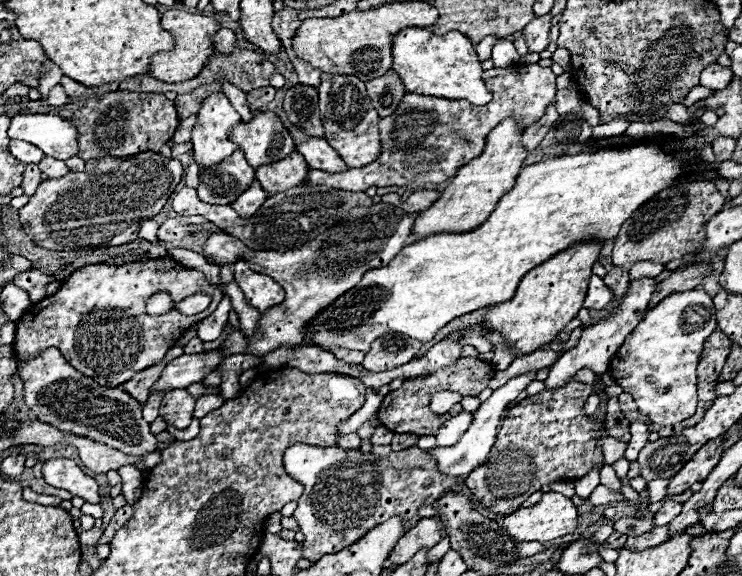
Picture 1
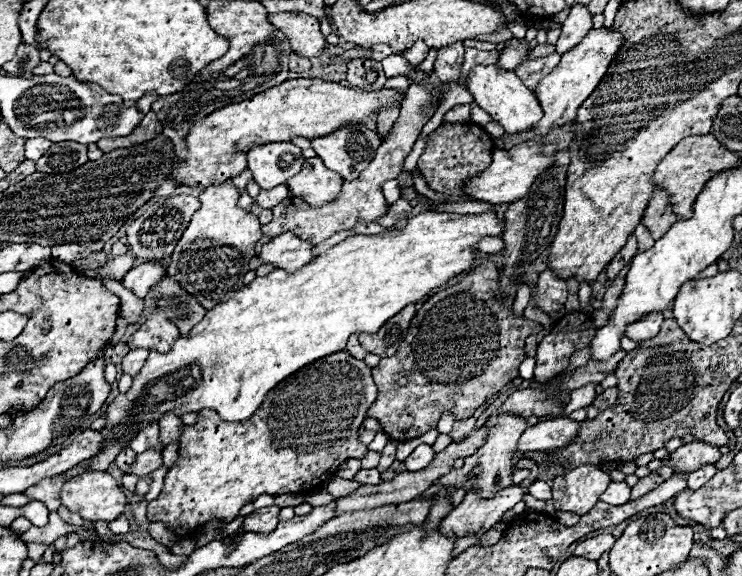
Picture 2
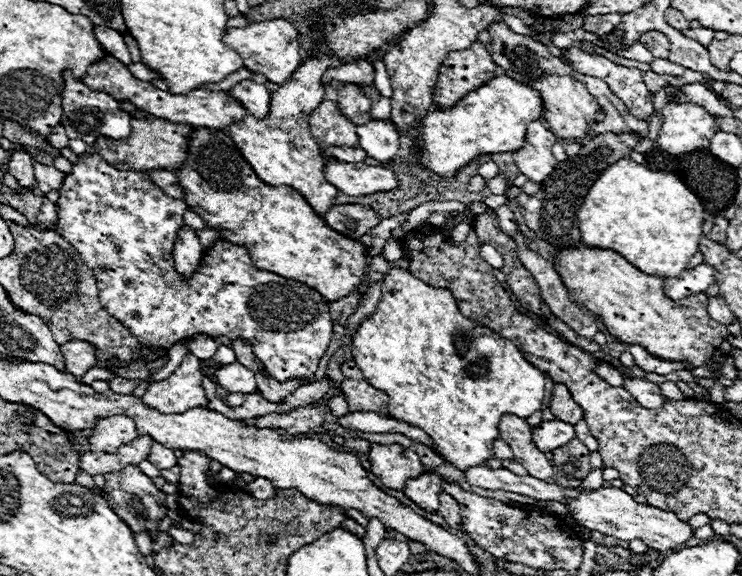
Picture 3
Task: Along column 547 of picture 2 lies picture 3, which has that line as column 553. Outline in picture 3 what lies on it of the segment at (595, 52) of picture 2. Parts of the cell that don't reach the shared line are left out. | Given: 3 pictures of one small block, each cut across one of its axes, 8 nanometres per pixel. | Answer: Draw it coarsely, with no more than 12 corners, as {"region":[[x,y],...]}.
{"region":[[570,76],[532,82],[546,128],[560,140],[588,136],[596,98]]}

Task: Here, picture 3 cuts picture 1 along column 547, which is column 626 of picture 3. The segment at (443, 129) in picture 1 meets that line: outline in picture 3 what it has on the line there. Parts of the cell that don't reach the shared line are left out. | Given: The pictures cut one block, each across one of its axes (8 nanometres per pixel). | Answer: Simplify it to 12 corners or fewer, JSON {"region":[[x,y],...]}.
{"region":[[556,32],[574,70],[602,78],[634,118],[654,114],[642,70],[580,52],[580,32]]}

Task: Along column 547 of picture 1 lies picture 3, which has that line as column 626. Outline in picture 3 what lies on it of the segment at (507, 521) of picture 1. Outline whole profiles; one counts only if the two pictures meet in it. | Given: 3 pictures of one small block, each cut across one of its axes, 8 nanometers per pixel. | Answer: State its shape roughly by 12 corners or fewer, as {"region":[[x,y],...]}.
{"region":[[620,488],[568,504],[578,524],[658,552],[694,538],[676,514]]}

